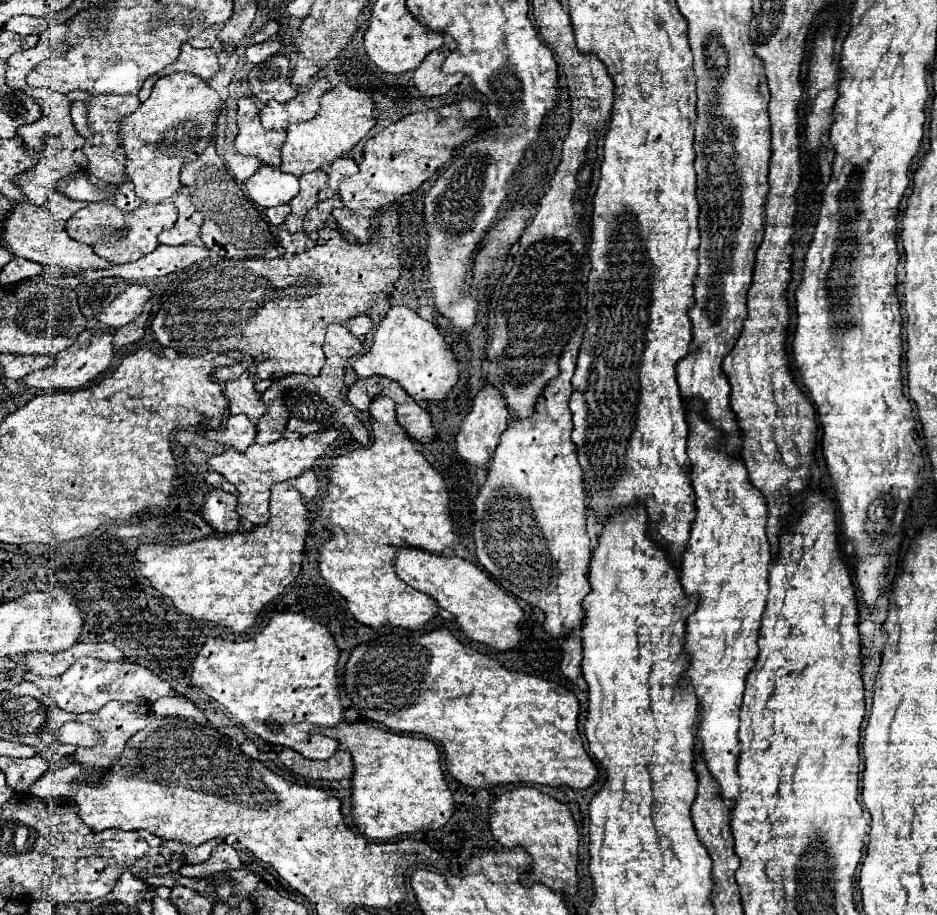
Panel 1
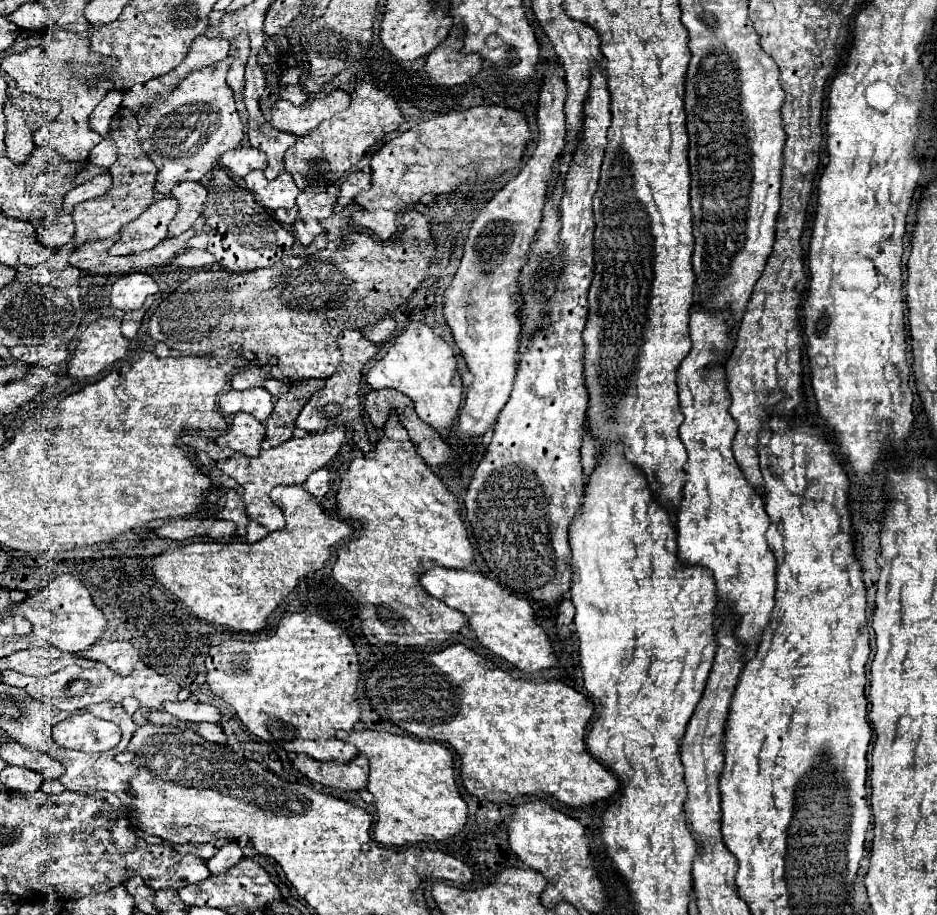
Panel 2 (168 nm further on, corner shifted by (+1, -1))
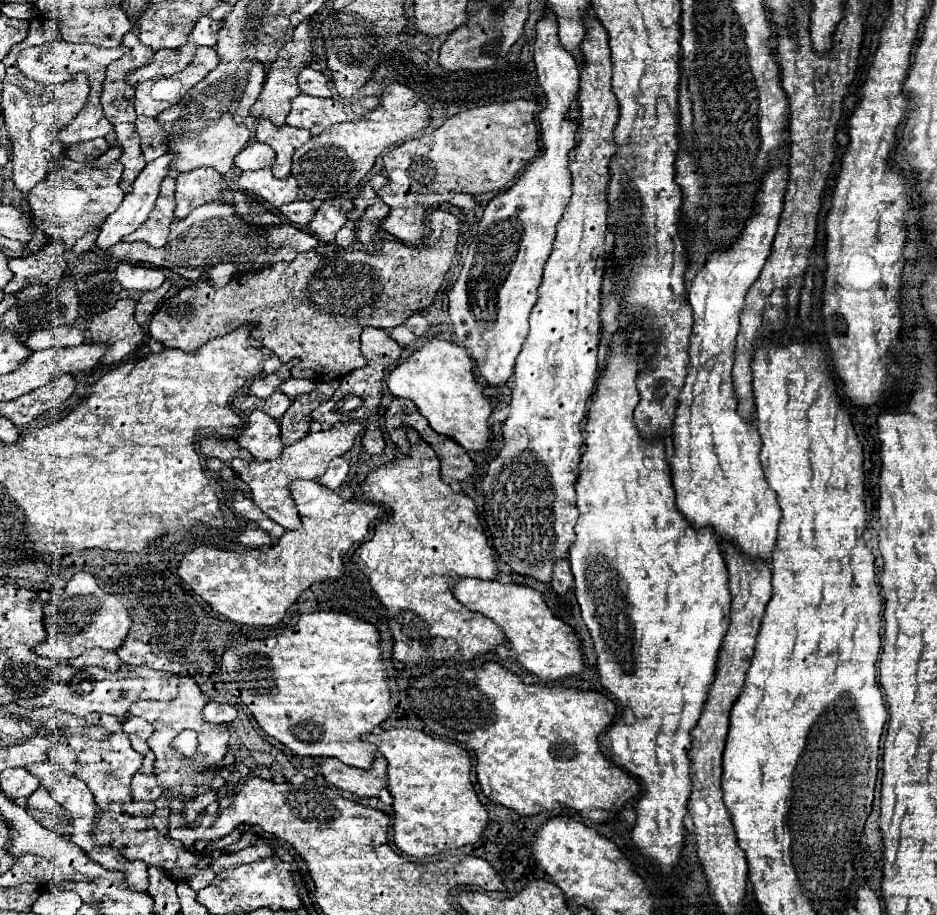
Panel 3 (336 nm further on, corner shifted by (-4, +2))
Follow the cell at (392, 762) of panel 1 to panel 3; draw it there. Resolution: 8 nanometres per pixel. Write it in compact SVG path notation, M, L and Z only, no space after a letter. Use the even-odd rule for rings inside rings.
M385 730L381 734L363 736L363 740L379 746L379 752L387 758L389 768L389 792L393 796L393 840L401 852L411 858L427 858L435 856L443 850L461 848L467 844L475 844L481 840L483 830L487 828L489 814L481 804L473 784L471 784L471 758L465 748L455 742L445 742L443 738L433 738L419 730Z

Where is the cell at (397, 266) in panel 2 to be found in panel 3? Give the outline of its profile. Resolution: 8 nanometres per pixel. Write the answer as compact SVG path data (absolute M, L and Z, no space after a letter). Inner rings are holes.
M433 210L429 226L429 240L421 246L383 242L377 254L363 250L337 250L329 254L303 252L303 256L297 256L291 264L279 262L267 268L267 272L257 272L255 276L235 274L233 280L221 290L213 290L213 286L207 280L195 282L193 286L183 288L179 294L163 302L163 306L155 312L155 316L149 322L149 334L167 348L177 348L195 354L211 338L225 336L239 326L251 324L251 336L259 340L265 348L275 352L281 358L281 362L291 362L299 356L307 356L307 360L297 362L297 366L291 370L291 376L309 378L317 382L331 382L367 364L367 358L361 354L359 342L359 336L365 326L399 326L411 314L425 310L435 300L437 290L441 288L451 260L455 256L461 220L449 212Z

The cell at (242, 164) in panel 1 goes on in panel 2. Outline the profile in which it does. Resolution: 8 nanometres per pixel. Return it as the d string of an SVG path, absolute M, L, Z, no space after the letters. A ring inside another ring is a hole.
M238 147L226 151L220 161L232 175L238 177L244 177L254 169L266 169L266 155L254 147Z

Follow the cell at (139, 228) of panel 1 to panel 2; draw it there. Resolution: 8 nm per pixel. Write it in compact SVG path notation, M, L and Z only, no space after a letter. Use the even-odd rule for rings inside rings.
M158 199L146 213L142 213L138 219L126 223L120 229L118 241L108 249L108 255L132 255L154 249L158 243L166 239L168 223L174 219L176 211L176 199Z

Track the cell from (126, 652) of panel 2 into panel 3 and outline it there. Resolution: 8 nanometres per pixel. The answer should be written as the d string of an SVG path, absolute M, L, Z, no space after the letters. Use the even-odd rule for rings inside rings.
M127 640L127 644L123 644L123 648L119 648L117 654L125 664L131 664L131 666L147 666L153 670L169 670L173 674L187 674L187 668L183 664L155 656L151 648L141 640Z

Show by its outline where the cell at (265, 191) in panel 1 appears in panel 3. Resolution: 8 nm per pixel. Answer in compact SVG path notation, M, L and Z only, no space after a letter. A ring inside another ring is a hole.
M271 168L255 170L255 172L241 172L239 176L239 186L241 190L247 190L261 200L269 202L271 206L283 206L291 204L297 198L299 186L293 176L279 180L271 174Z

